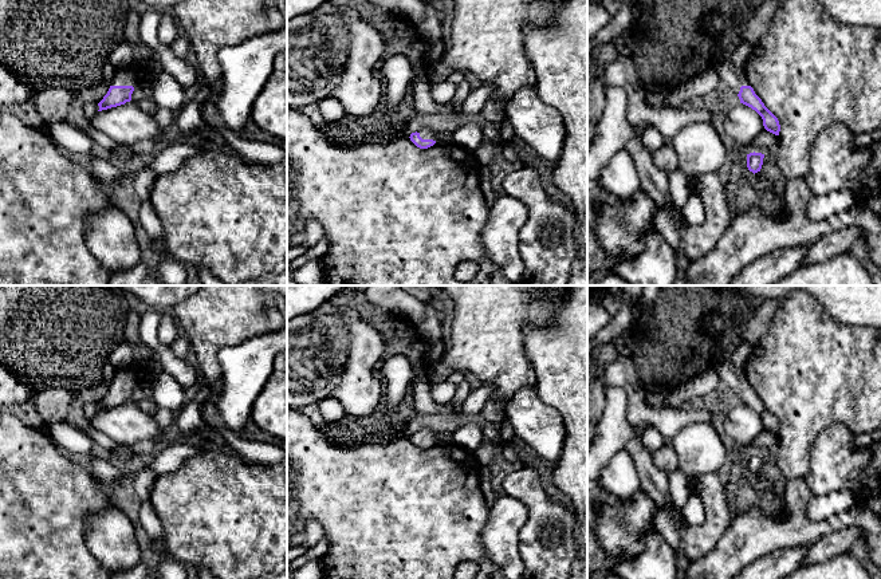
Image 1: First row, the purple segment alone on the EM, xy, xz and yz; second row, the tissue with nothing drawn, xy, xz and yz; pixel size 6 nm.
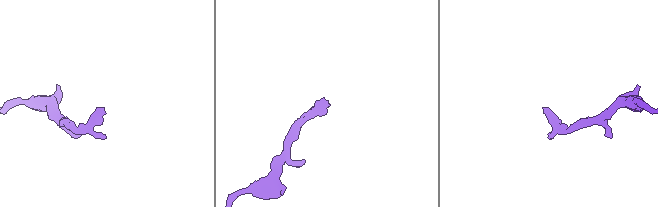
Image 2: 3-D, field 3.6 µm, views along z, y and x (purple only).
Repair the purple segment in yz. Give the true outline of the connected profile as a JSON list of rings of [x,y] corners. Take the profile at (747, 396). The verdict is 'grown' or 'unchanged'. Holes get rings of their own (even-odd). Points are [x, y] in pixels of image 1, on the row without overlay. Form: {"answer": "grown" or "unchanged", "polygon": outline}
{"answer": "grown", "polygon": [[[729,357],[719,361],[716,365],[713,365],[713,369],[720,382],[727,383],[738,394],[740,403],[751,407],[762,417],[764,429],[775,436],[779,436],[780,425],[778,418],[755,394],[744,375],[744,369]]]}

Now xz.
{"answer": "grown", "polygon": [[[429,428],[412,433],[409,438],[420,449],[428,449],[436,444],[436,433]]]}

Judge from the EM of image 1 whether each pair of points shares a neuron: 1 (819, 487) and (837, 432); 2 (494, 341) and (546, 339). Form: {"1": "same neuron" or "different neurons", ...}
{"1": "same neuron", "2": "different neurons"}

